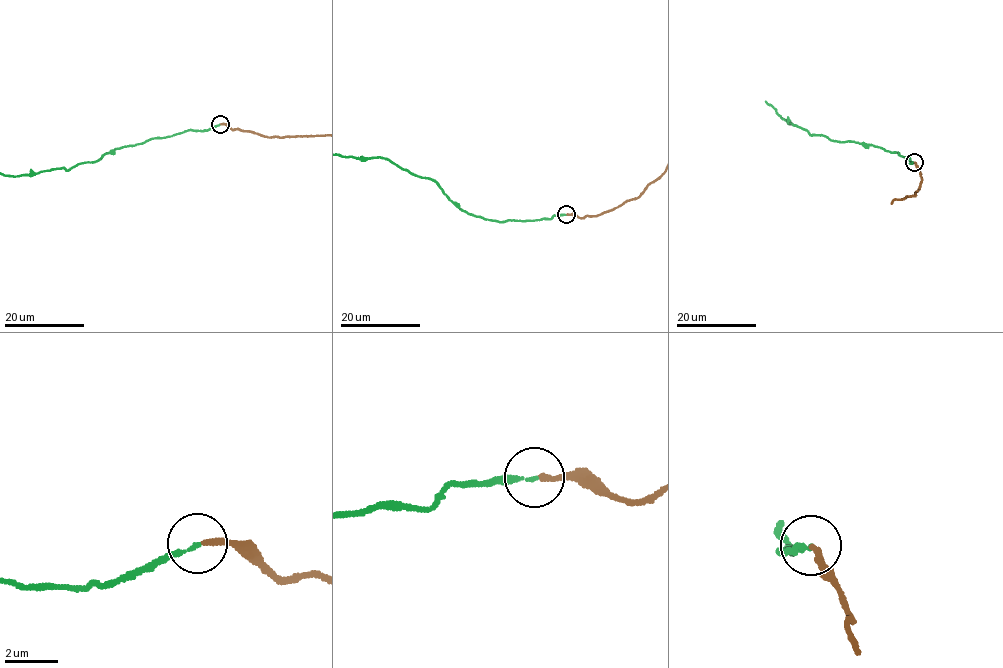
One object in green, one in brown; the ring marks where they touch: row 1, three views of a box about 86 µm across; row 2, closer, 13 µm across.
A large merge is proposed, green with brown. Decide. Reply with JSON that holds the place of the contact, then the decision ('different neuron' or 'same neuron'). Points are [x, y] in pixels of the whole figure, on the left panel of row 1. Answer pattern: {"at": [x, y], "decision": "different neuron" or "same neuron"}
{"at": [220, 124], "decision": "same neuron"}

